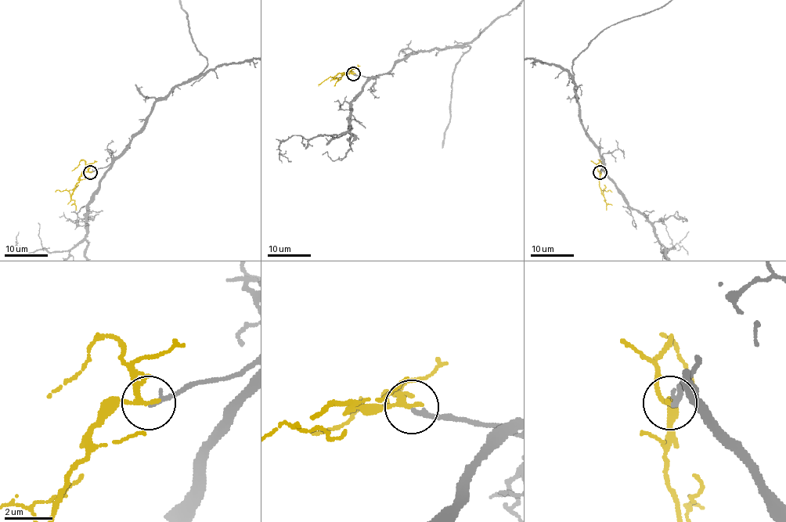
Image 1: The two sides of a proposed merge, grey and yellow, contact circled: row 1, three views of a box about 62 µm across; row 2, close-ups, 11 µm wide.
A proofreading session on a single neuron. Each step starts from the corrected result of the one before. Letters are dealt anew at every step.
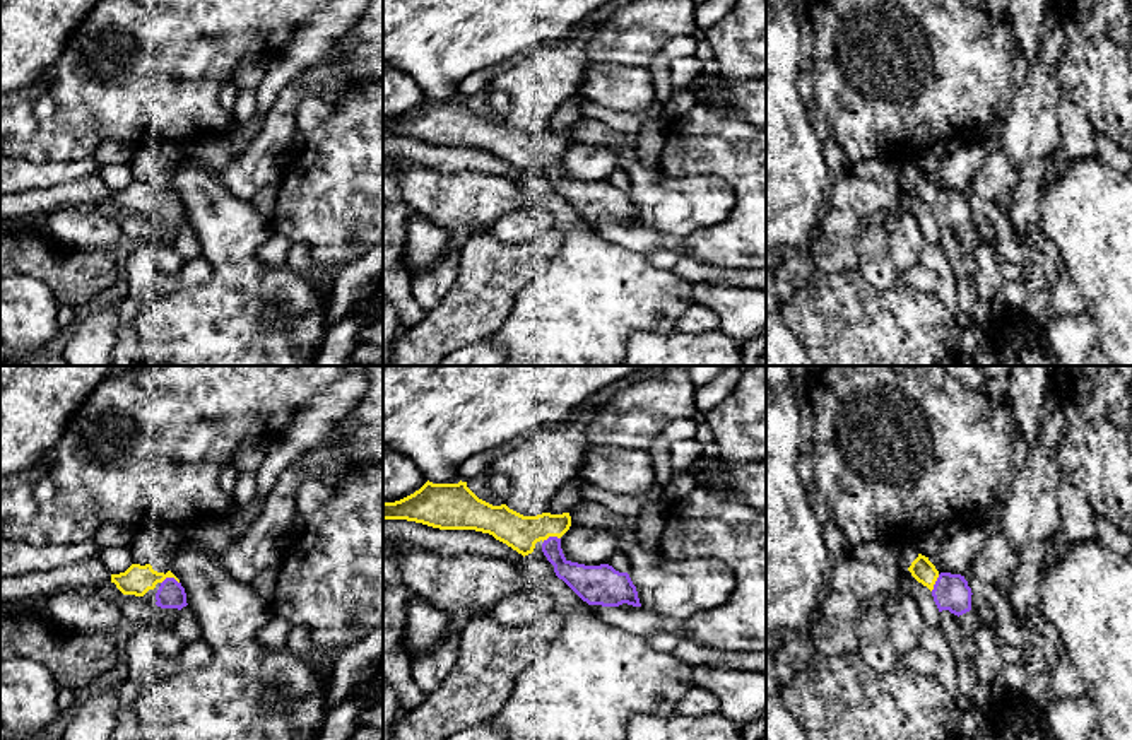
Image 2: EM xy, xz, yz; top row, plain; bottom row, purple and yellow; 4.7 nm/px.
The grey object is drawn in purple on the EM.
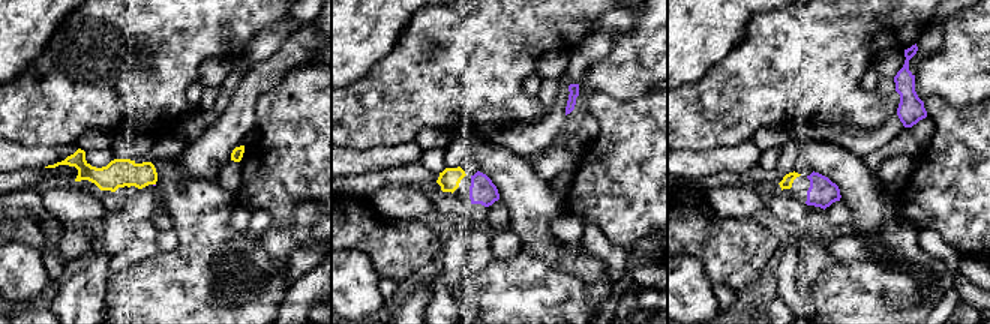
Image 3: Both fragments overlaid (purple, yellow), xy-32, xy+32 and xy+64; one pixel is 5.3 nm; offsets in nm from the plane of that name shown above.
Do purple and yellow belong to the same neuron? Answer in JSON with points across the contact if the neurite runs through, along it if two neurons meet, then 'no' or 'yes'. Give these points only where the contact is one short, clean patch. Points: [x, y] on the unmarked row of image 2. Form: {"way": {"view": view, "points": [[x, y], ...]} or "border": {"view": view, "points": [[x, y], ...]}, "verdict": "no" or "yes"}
{"verdict": "yes"}

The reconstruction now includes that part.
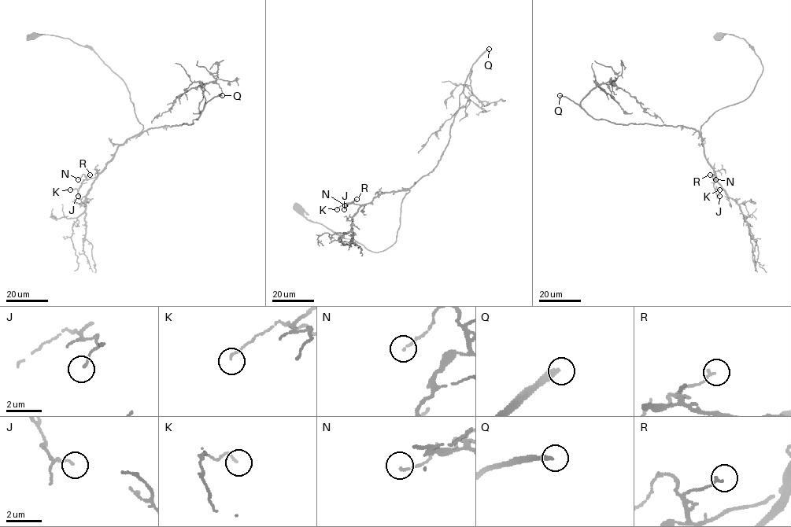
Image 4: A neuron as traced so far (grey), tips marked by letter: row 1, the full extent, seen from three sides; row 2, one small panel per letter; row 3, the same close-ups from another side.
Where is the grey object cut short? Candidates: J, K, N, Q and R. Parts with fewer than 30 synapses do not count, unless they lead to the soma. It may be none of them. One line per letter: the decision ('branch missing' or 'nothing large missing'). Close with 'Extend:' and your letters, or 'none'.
J: nothing large missing
K: nothing large missing
N: nothing large missing
Q: branch missing
R: nothing large missing
Extend: Q

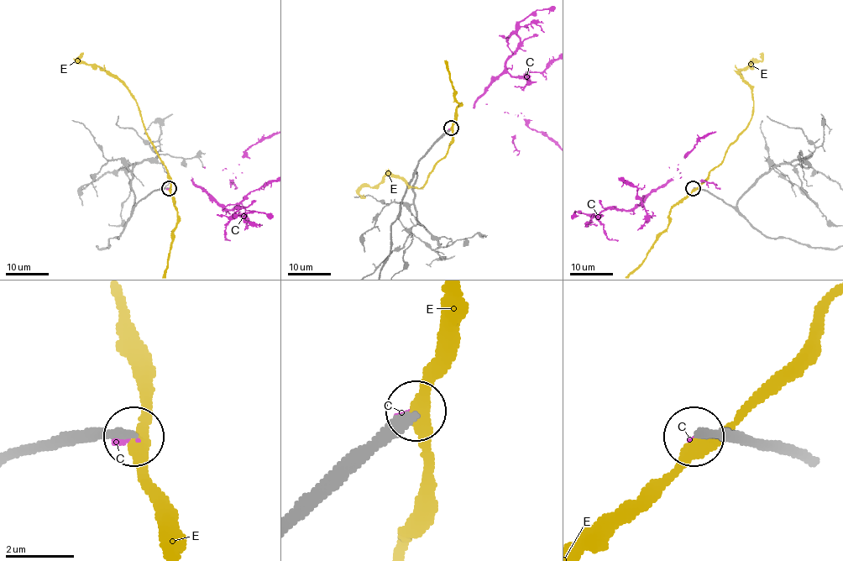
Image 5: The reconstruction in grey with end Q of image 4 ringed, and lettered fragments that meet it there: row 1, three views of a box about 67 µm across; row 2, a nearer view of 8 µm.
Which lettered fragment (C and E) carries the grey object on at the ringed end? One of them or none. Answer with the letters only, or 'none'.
none

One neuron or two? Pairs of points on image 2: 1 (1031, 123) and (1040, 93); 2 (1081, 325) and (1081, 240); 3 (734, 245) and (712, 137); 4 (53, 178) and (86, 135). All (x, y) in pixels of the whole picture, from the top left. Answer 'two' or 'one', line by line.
1: one
2: two
3: one
4: two

